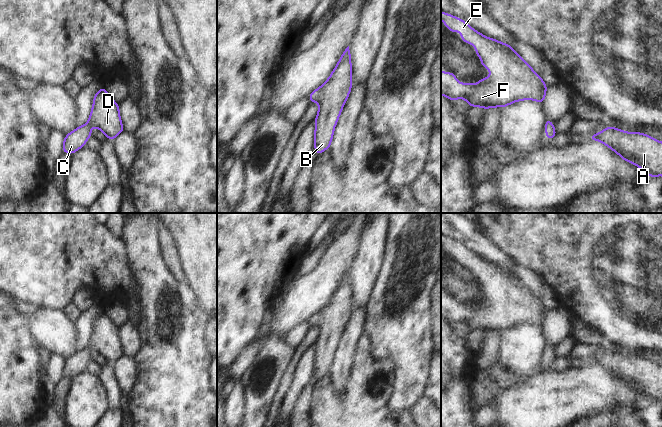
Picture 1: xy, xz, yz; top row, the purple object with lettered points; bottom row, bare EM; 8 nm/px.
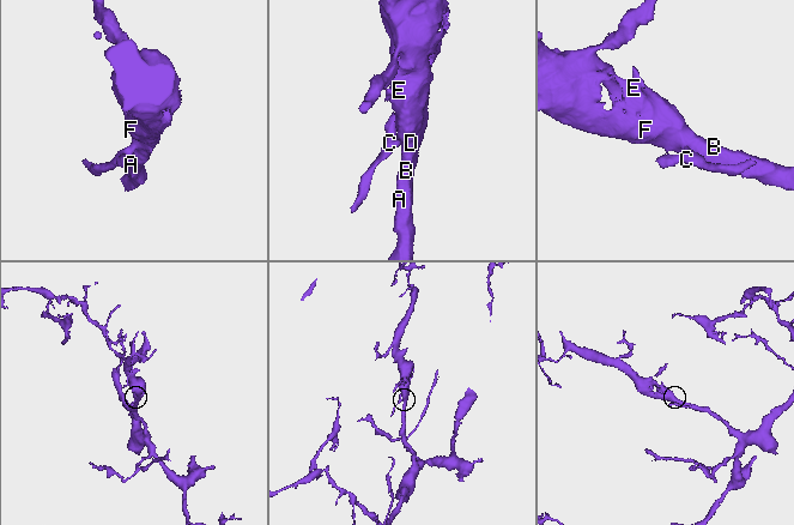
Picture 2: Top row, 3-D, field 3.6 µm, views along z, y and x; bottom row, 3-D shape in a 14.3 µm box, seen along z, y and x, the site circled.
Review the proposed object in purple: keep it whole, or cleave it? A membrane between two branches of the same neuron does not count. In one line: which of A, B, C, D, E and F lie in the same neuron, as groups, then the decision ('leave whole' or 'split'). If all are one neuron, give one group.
A B C D E F; leave whole

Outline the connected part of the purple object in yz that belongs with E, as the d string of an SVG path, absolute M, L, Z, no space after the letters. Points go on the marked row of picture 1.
M442 11L441 20L452 33L459 30L463 42L475 46L482 66L490 70L490 76L476 84L459 83L453 72L441 70L441 95L451 101L465 99L470 107L485 109L526 99L543 104L547 85L509 44L487 38L463 19Z

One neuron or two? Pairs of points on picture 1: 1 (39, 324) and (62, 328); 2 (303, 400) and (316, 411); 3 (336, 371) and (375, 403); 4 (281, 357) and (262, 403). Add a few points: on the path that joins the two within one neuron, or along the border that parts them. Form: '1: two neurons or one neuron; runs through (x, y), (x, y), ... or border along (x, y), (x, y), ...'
1: one neuron; runs through (45, 325), (50, 328), (56, 328)
2: two neurons; border along (316, 382), (309, 400), (307, 416)
3: two neurons; border along (353, 357), (347, 380), (337, 390)
4: one neuron; runs through (277, 368), (276, 374), (265, 392)

